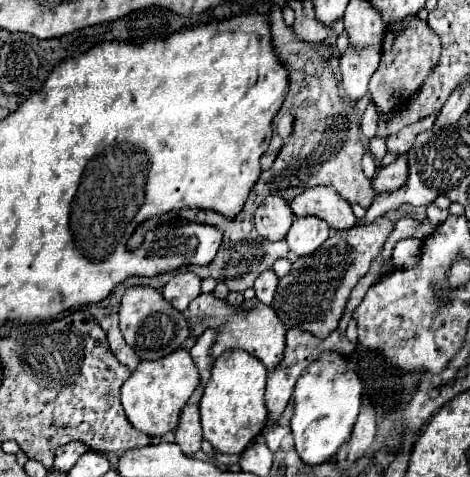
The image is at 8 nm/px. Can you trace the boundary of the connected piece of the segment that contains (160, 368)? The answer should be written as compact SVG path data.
M176 350L176 354L160 358L160 362L140 362L122 386L122 406L130 424L150 438L164 436L166 432L174 430L178 426L180 412L196 390L198 382L200 376L188 350Z

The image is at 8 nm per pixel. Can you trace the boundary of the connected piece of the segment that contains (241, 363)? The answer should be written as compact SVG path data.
M224 350L216 358L210 382L206 384L200 400L204 438L212 444L216 452L240 454L262 432L266 422L266 378L266 366L258 358L252 358L252 354L248 354L246 350Z

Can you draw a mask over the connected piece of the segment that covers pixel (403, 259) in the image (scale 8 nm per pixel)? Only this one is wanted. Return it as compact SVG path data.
M418 238L400 240L392 250L394 268L404 268L404 266L418 262L418 260L420 260L420 240Z

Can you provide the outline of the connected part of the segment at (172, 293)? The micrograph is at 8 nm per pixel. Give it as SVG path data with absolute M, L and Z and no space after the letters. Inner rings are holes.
M186 272L186 274L176 274L164 288L162 294L164 298L178 308L180 312L188 310L190 302L200 294L200 276L196 276L194 272Z

